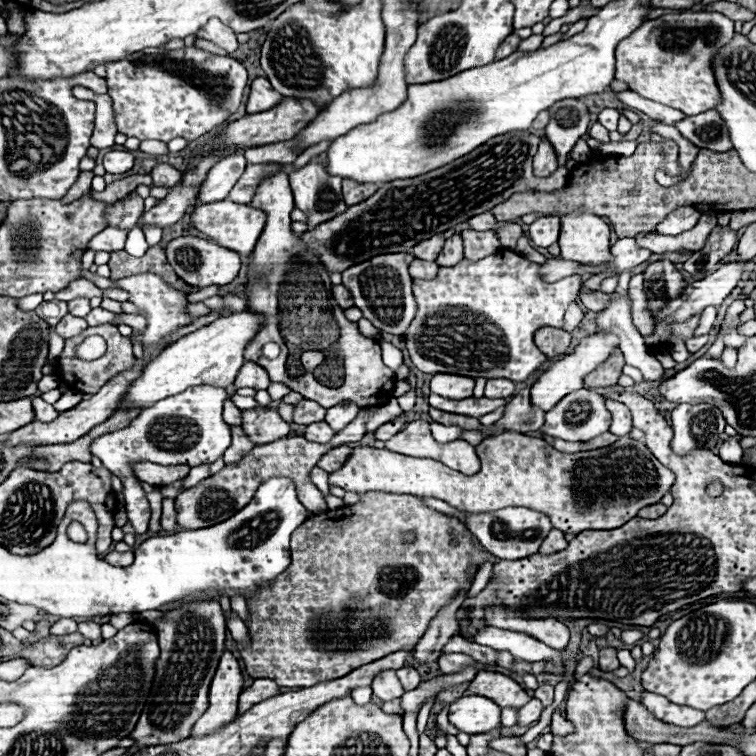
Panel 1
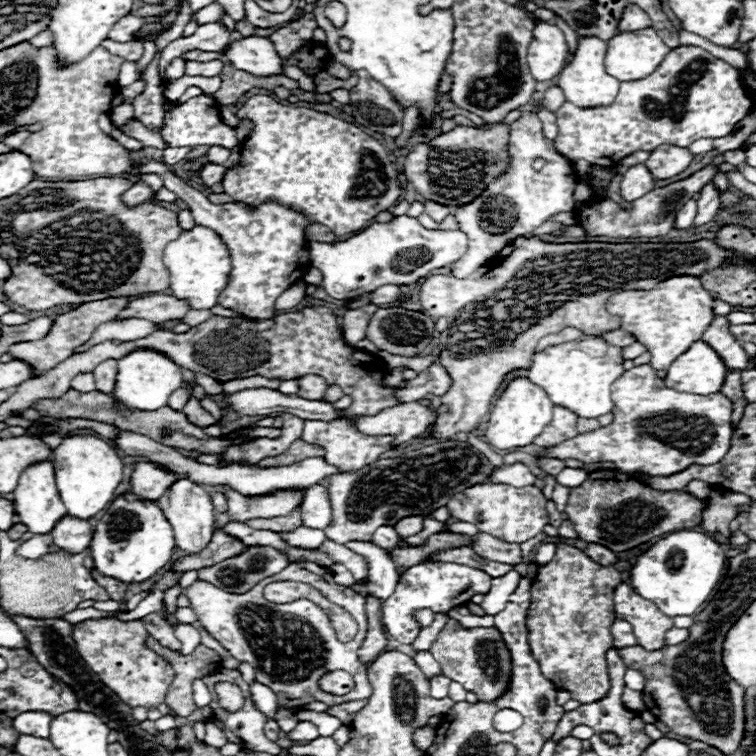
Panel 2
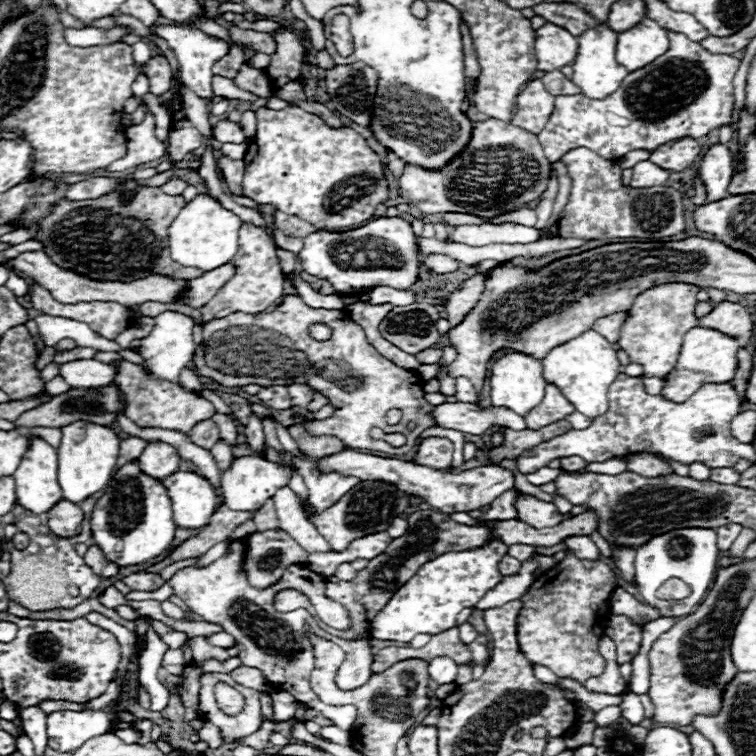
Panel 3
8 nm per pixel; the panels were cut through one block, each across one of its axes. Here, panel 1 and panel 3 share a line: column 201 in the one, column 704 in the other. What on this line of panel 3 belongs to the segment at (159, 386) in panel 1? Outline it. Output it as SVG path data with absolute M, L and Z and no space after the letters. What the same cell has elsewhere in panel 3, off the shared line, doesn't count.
M700 326L688 330L688 334L684 336L680 358L678 358L674 370L664 378L662 394L666 398L672 398L674 402L684 402L688 396L692 396L704 384L730 382L736 372L736 362L738 362L736 350L738 348L740 348L740 344L734 338L730 338L726 334L718 334L716 330L700 328Z

